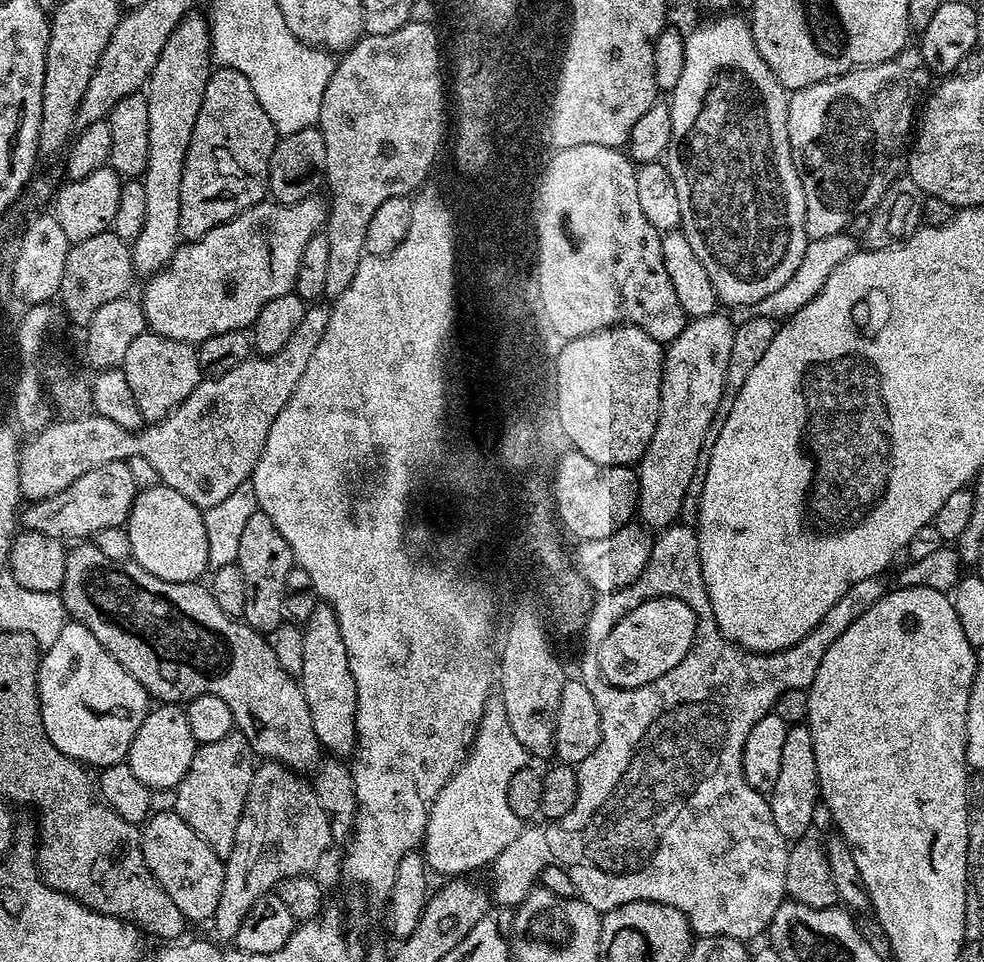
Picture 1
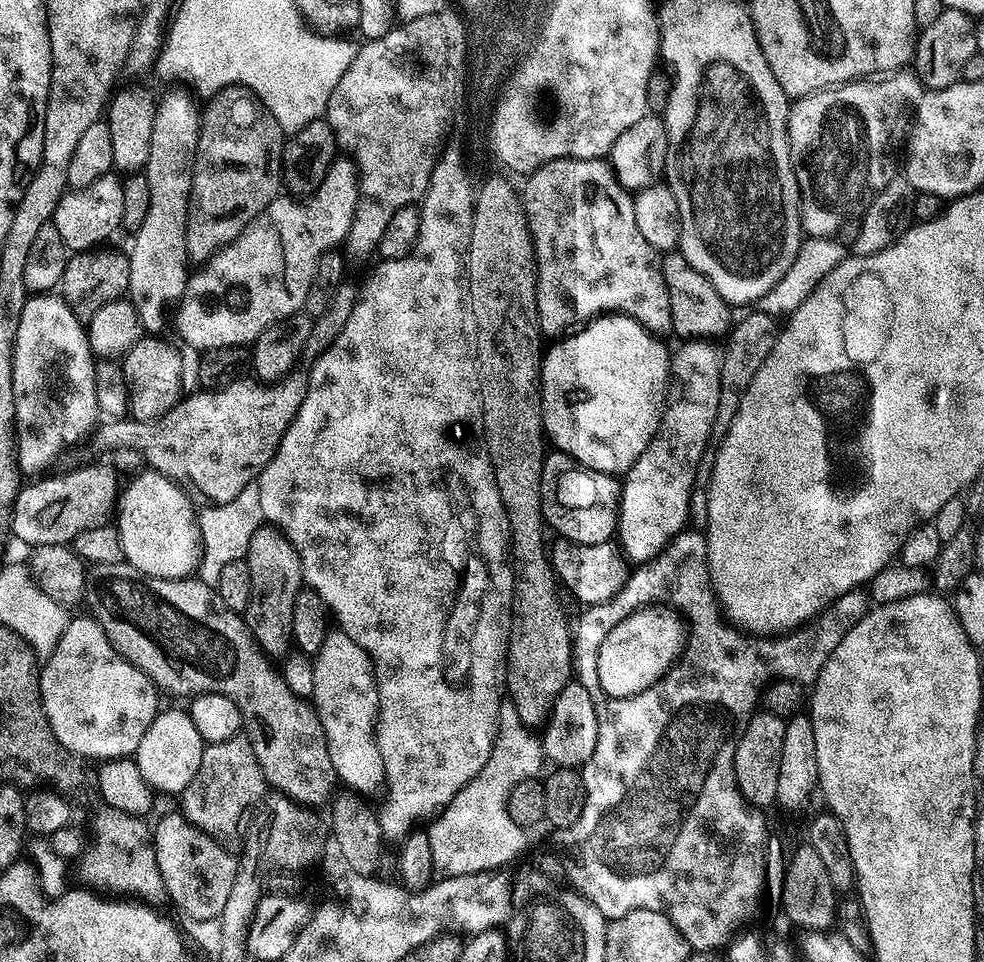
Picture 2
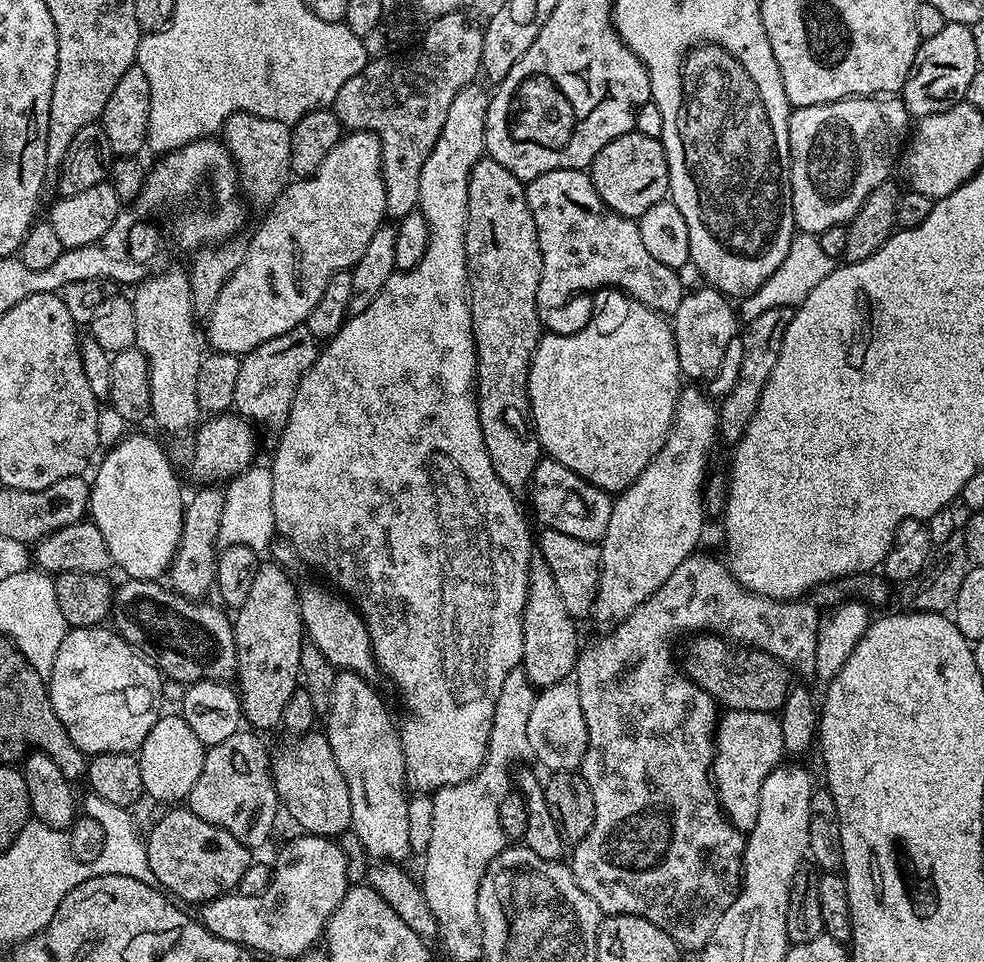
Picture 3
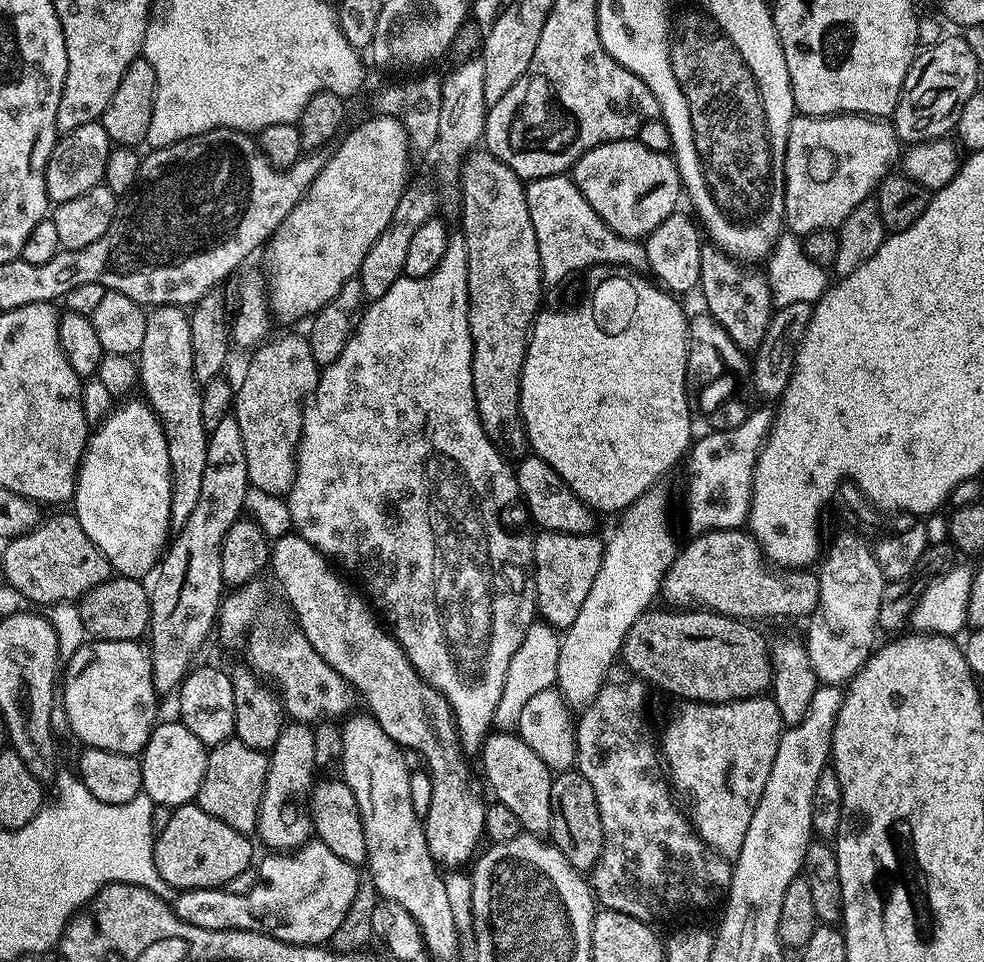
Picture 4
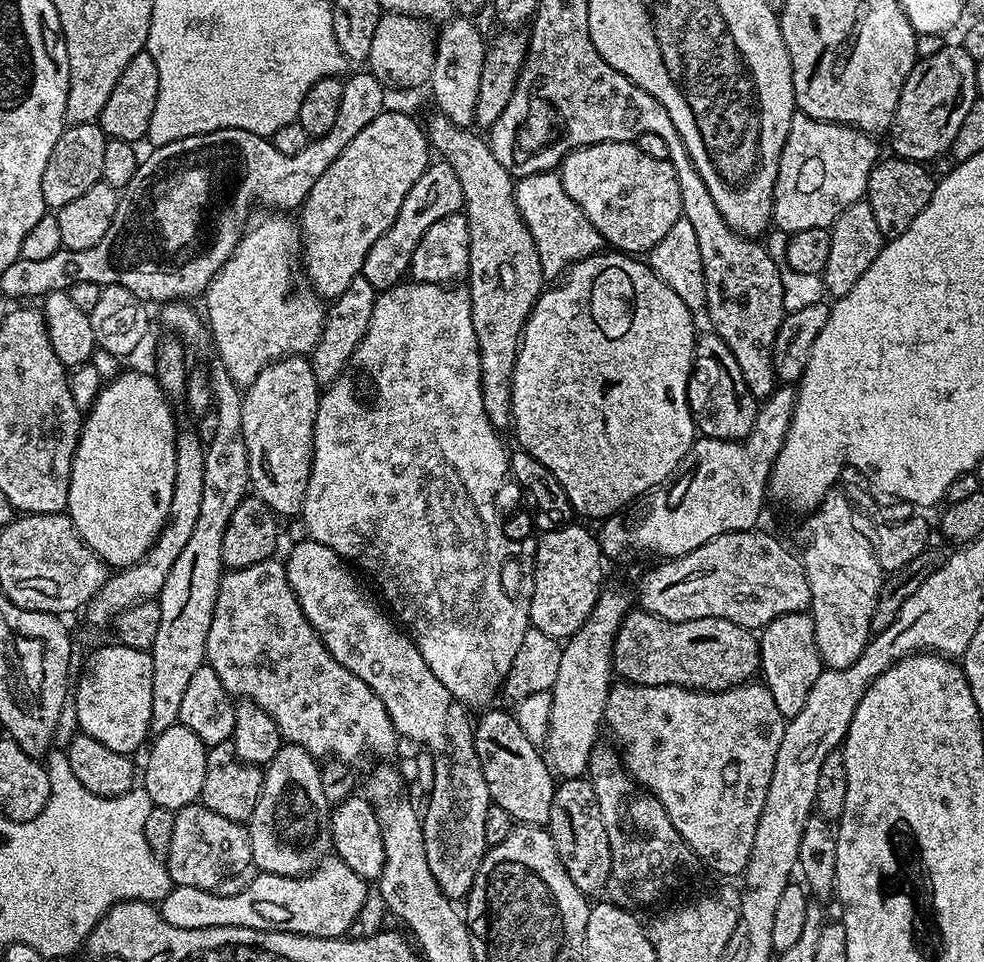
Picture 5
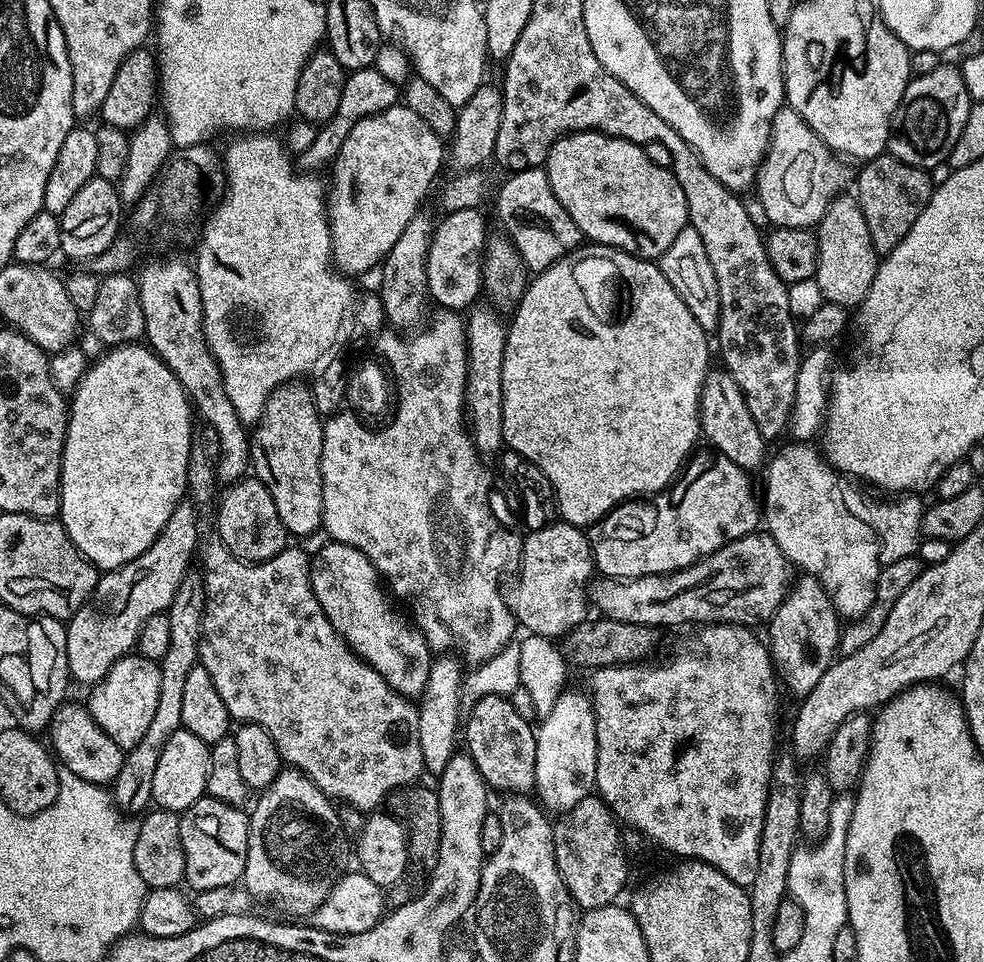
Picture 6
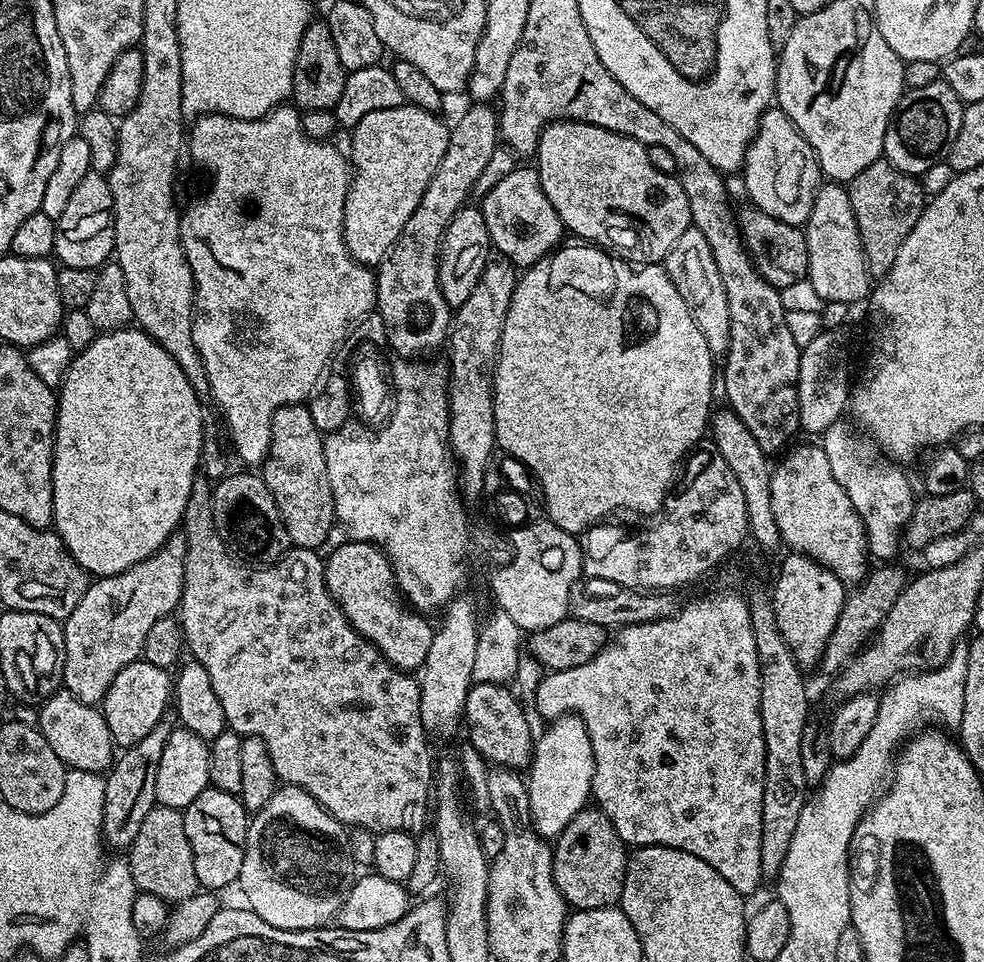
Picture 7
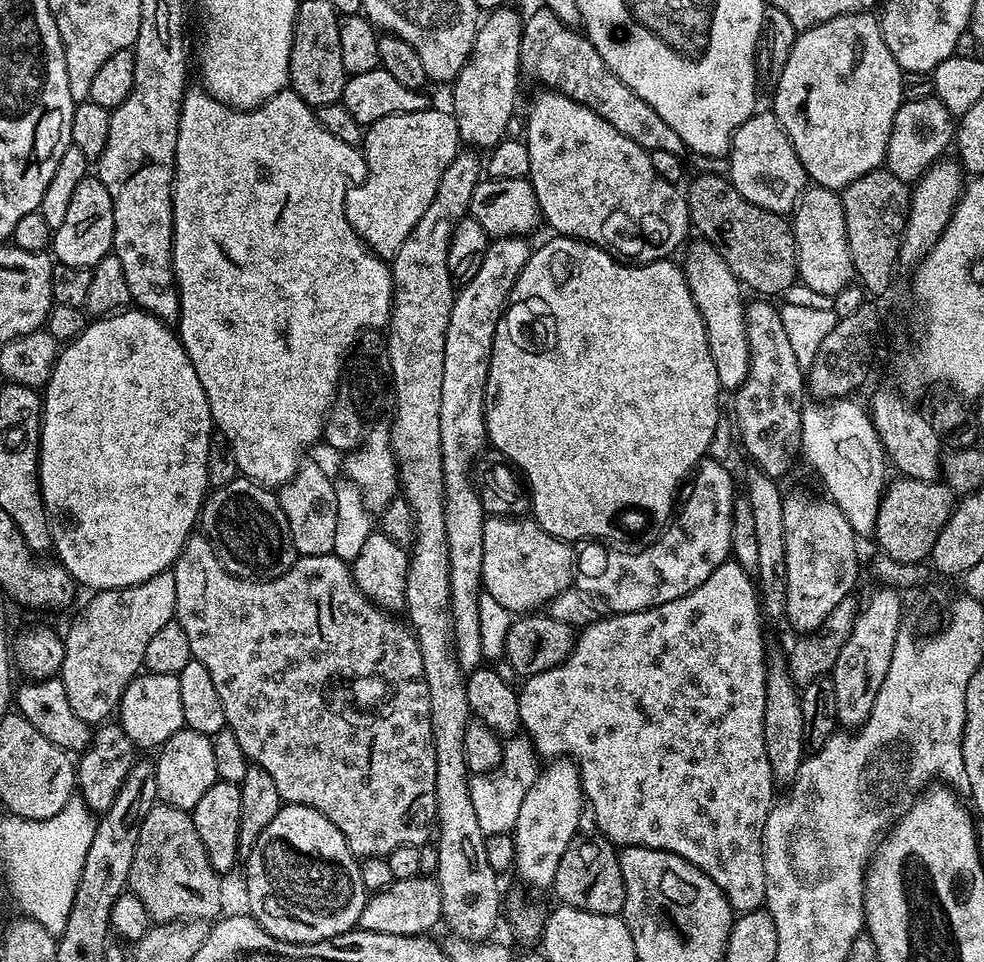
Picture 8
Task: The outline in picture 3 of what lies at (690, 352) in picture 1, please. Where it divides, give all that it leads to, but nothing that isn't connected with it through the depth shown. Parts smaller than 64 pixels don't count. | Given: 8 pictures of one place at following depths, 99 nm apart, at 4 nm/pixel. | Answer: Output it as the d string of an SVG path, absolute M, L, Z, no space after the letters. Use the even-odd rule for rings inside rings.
M681 387L676 403L676 417L662 450L654 454L650 466L646 466L646 470L638 474L635 482L612 501L610 522L600 544L600 581L591 611L591 615L596 616L600 624L611 625L613 622L625 620L639 604L651 598L654 590L658 590L658 586L662 586L662 582L666 582L666 578L670 578L670 574L674 574L674 570L682 566L687 556L697 551L696 543L704 532L704 516L706 517L704 489L706 477L709 475L708 455L711 454L712 447L718 444L720 426L717 405L711 404L707 394L700 388L703 387Z

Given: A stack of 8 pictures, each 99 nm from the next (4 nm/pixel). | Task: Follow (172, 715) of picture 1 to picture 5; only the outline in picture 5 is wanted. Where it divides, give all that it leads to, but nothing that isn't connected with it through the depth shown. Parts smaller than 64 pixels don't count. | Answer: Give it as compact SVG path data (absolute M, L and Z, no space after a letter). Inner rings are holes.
M177 722L174 726L155 733L151 744L148 765L142 768L142 787L150 794L153 805L157 808L179 810L188 804L197 803L202 794L202 782L206 782L208 757L208 748L202 738L198 738L194 730Z

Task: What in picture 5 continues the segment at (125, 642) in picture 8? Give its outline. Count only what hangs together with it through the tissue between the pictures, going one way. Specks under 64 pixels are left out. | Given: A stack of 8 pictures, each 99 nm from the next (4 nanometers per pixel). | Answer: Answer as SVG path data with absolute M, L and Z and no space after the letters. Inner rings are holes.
M194 430L177 431L176 453L174 454L174 494L170 498L170 510L166 514L166 522L156 536L156 541L150 550L137 564L129 568L121 568L115 574L109 575L108 580L94 594L94 598L86 606L88 620L94 627L103 624L111 625L116 615L142 600L159 597L162 586L166 582L166 574L170 574L170 566L174 566L178 554L182 554L191 531L194 530L198 509L202 507L202 474L204 473L204 448L202 441Z

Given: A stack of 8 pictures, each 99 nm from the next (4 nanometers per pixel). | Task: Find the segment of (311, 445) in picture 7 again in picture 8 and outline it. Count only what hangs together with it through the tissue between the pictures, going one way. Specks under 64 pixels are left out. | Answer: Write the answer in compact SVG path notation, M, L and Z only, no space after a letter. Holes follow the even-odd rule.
M301 463L295 474L279 489L278 499L290 526L290 538L297 557L333 554L334 529L338 526L338 498L334 480L318 465Z

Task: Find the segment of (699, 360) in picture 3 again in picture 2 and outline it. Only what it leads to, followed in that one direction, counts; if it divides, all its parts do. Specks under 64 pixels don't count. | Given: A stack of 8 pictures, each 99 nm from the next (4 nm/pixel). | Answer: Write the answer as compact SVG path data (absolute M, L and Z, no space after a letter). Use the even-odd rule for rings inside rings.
M678 250L669 252L663 257L660 265L664 281L670 294L670 314L672 315L672 332L680 335L684 342L712 342L715 336L723 337L734 323L733 309L714 290L714 286Z

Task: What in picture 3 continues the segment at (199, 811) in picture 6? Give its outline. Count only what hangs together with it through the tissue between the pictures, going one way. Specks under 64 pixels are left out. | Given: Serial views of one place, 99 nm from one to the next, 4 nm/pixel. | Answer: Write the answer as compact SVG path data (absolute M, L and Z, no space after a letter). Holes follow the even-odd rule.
M187 807L173 808L176 809L166 813L153 826L152 833L147 833L146 836L150 870L154 874L154 878L158 878L160 888L175 897L177 901L183 902L185 905L193 904L193 906L199 906L219 896L227 896L233 890L239 889L242 874L246 874L246 870L254 862L253 853L245 844L238 842L238 838L234 838L234 834L230 834L218 826L210 826L210 822L202 822L202 818L198 818L198 814L194 814Z

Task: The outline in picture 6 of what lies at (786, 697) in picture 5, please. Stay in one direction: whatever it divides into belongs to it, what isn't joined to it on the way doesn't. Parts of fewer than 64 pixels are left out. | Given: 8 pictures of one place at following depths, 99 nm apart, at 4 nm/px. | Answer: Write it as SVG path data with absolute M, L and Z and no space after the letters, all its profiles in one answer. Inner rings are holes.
M801 575L793 583L788 597L767 621L766 643L772 653L772 662L778 673L778 680L796 695L803 698L818 686L822 674L837 659L840 646L842 622L832 604L831 597L813 576Z

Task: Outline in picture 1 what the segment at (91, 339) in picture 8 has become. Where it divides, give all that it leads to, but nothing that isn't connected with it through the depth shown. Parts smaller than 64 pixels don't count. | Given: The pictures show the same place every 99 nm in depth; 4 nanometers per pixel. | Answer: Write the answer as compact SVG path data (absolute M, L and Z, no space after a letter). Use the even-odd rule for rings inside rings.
M165 486L137 491L126 527L130 534L131 559L150 574L166 582L191 584L199 581L204 571L209 571L204 512L178 491Z

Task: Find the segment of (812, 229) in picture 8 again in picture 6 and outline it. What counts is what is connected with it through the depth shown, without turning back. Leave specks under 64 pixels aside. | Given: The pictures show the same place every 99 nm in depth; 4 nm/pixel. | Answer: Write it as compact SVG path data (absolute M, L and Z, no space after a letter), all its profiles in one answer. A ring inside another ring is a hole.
M855 195L837 196L814 233L817 240L817 270L814 279L818 282L818 290L822 290L827 303L855 309L866 298L874 282L878 263L878 253L874 250L874 242L870 242L866 217L862 215Z

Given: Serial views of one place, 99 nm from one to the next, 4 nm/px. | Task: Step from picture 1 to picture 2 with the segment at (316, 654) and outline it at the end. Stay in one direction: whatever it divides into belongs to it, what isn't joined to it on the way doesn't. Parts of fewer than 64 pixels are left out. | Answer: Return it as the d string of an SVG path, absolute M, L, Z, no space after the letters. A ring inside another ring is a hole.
M332 630L314 657L313 670L314 694L310 700L322 722L337 781L356 794L379 793L384 788L384 763L376 741L380 699L372 674L372 659L345 632Z

